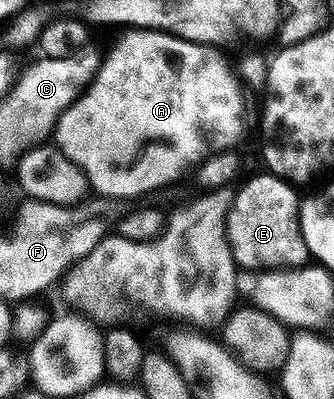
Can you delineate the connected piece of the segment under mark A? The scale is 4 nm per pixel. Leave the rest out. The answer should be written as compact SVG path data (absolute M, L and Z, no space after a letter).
M128 29L124 36L109 49L101 58L100 67L96 70L96 76L92 79L92 84L85 89L78 98L70 104L62 113L62 117L56 123L54 132L55 146L60 148L61 153L70 157L78 169L82 169L88 178L91 190L97 196L109 199L119 199L127 201L138 195L148 195L158 187L166 183L172 183L179 175L191 172L200 166L210 154L208 148L208 134L212 134L212 139L220 149L232 149L237 145L240 134L244 131L244 91L240 88L240 79L232 72L232 67L228 64L228 59L223 55L221 48L207 43L195 43L189 39L183 39L177 35L172 35L168 31L152 31L149 29Z

